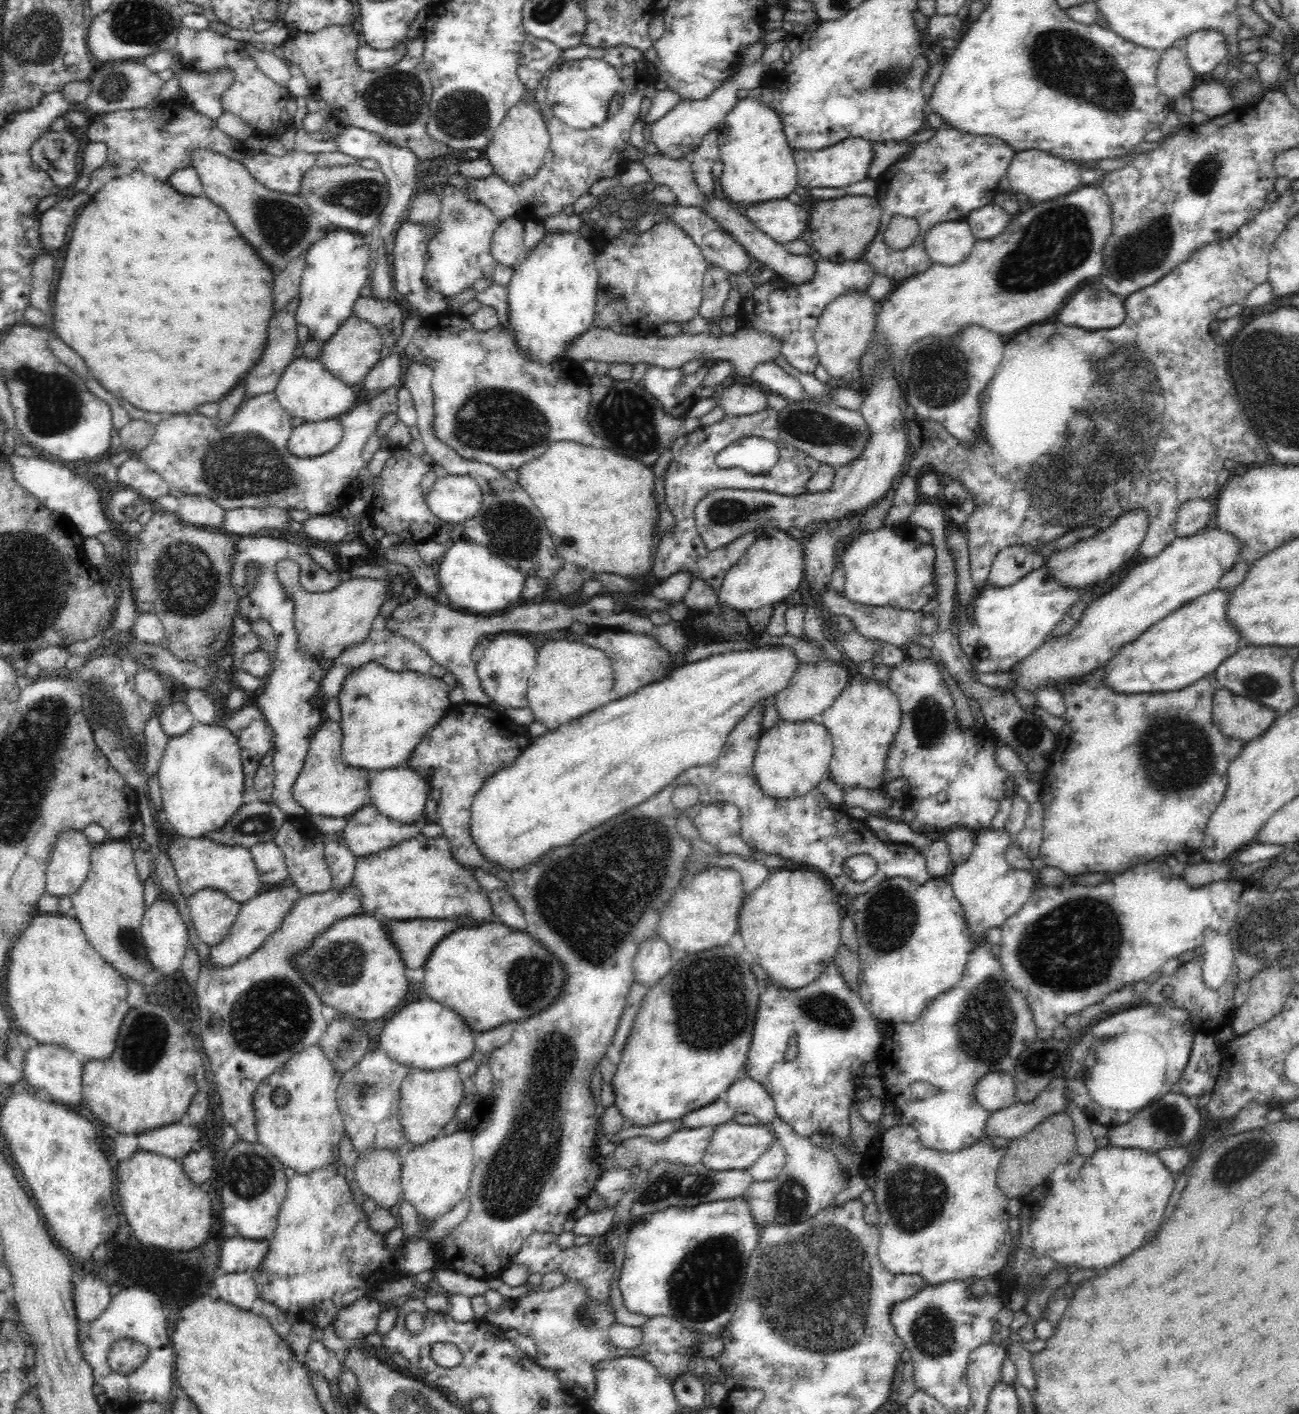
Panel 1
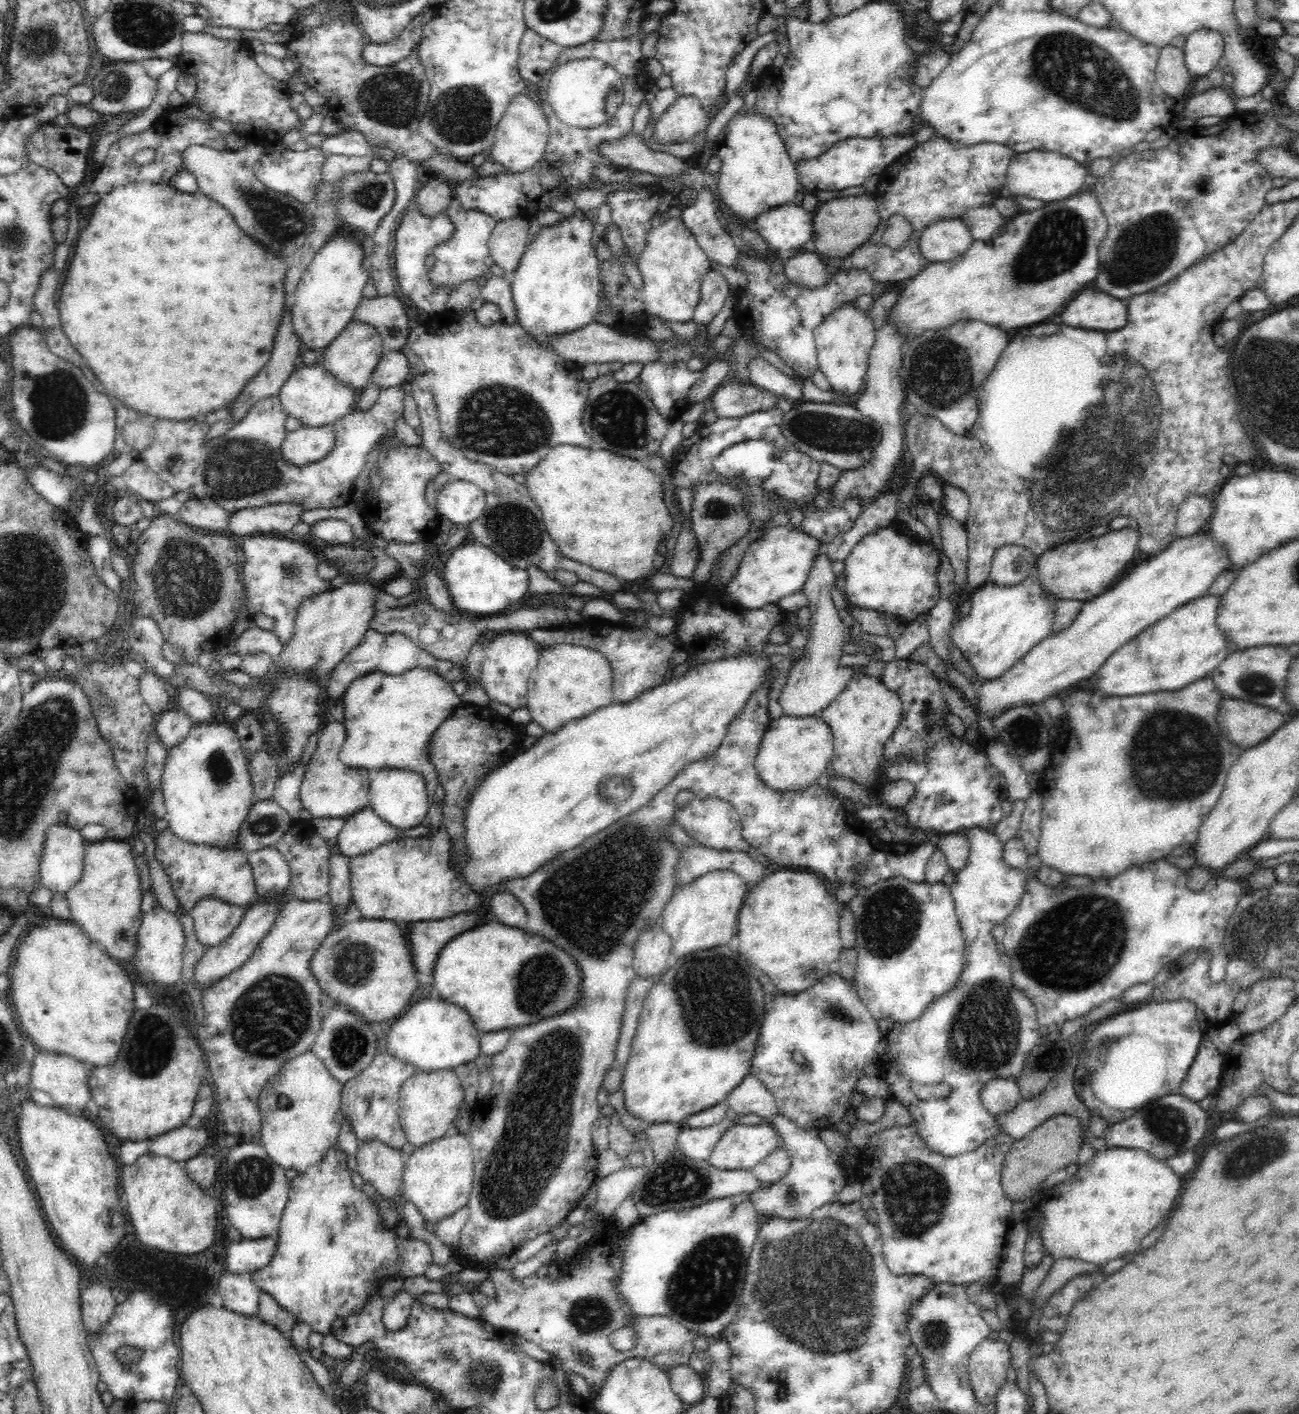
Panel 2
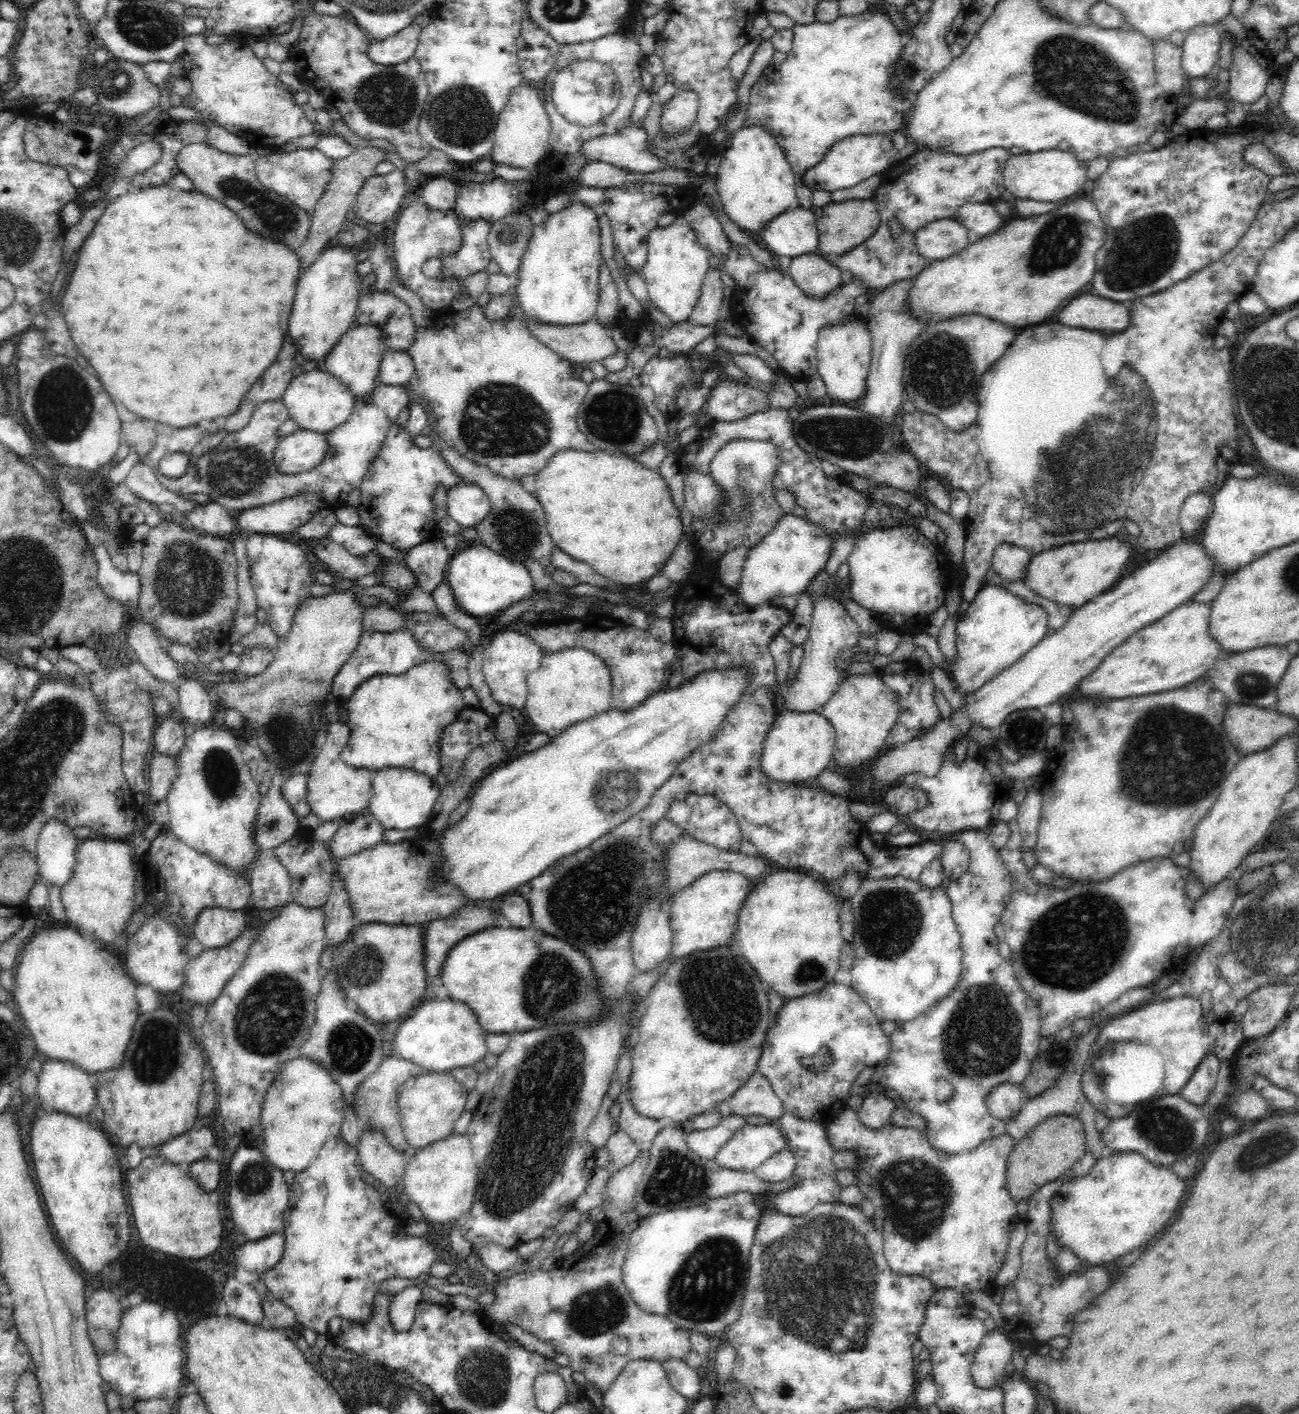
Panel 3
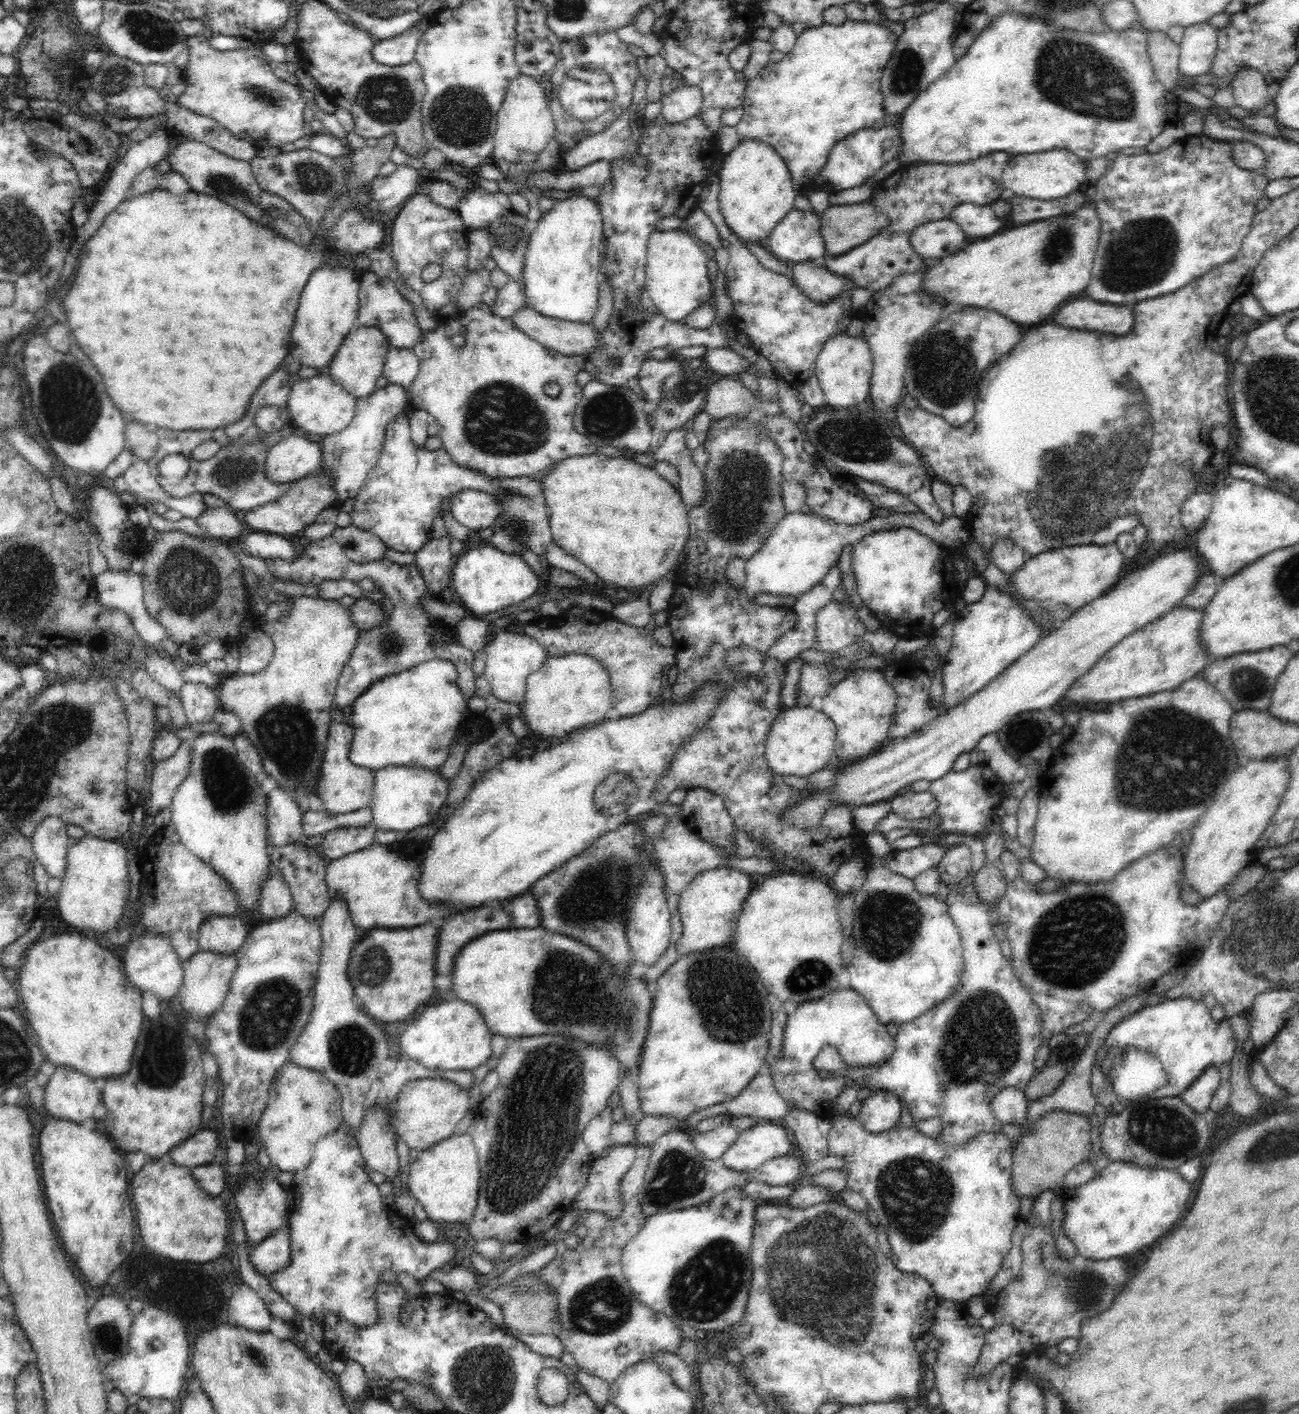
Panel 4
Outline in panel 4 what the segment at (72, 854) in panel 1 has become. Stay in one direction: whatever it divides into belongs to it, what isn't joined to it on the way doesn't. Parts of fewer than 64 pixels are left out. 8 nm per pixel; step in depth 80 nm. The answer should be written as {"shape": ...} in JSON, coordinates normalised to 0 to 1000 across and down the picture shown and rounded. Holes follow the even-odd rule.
{"shape":[[[36,577],[24,591],[27,607],[38,620],[48,622],[52,613],[52,599],[56,593],[51,589],[52,583],[44,577]]]}

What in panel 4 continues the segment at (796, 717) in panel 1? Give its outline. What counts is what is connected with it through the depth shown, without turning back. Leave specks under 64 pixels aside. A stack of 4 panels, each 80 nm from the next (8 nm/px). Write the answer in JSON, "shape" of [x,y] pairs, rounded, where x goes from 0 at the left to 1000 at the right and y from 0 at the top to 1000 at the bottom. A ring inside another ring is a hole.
{"shape":[[[640,424],[628,433],[628,453],[625,459],[636,463],[636,465],[641,466],[645,460],[661,454],[666,448],[665,441],[654,427],[654,425],[648,427]],[[619,468],[614,481],[613,499],[624,500],[624,497],[628,492],[634,495],[641,485],[639,482],[640,477],[640,475],[636,469]]]}

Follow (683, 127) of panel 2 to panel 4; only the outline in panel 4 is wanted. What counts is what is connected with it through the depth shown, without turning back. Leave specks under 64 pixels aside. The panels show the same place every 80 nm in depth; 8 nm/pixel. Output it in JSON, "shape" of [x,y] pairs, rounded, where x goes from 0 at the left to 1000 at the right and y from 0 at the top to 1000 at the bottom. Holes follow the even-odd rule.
{"shape":[[[520,60],[518,64],[509,69],[510,83],[516,88],[523,88],[536,83],[538,74],[537,62]]]}

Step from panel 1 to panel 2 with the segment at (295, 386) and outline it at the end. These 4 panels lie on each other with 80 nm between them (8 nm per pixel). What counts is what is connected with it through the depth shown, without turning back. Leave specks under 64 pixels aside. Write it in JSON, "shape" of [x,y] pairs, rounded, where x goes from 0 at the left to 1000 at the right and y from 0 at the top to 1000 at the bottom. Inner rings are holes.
{"shape":[[[246,255],[240,259],[226,260],[223,266],[219,269],[213,279],[222,294],[229,296],[232,301],[242,303],[249,300],[257,300],[262,294],[266,294],[275,287],[273,274],[260,269],[248,259]]]}

